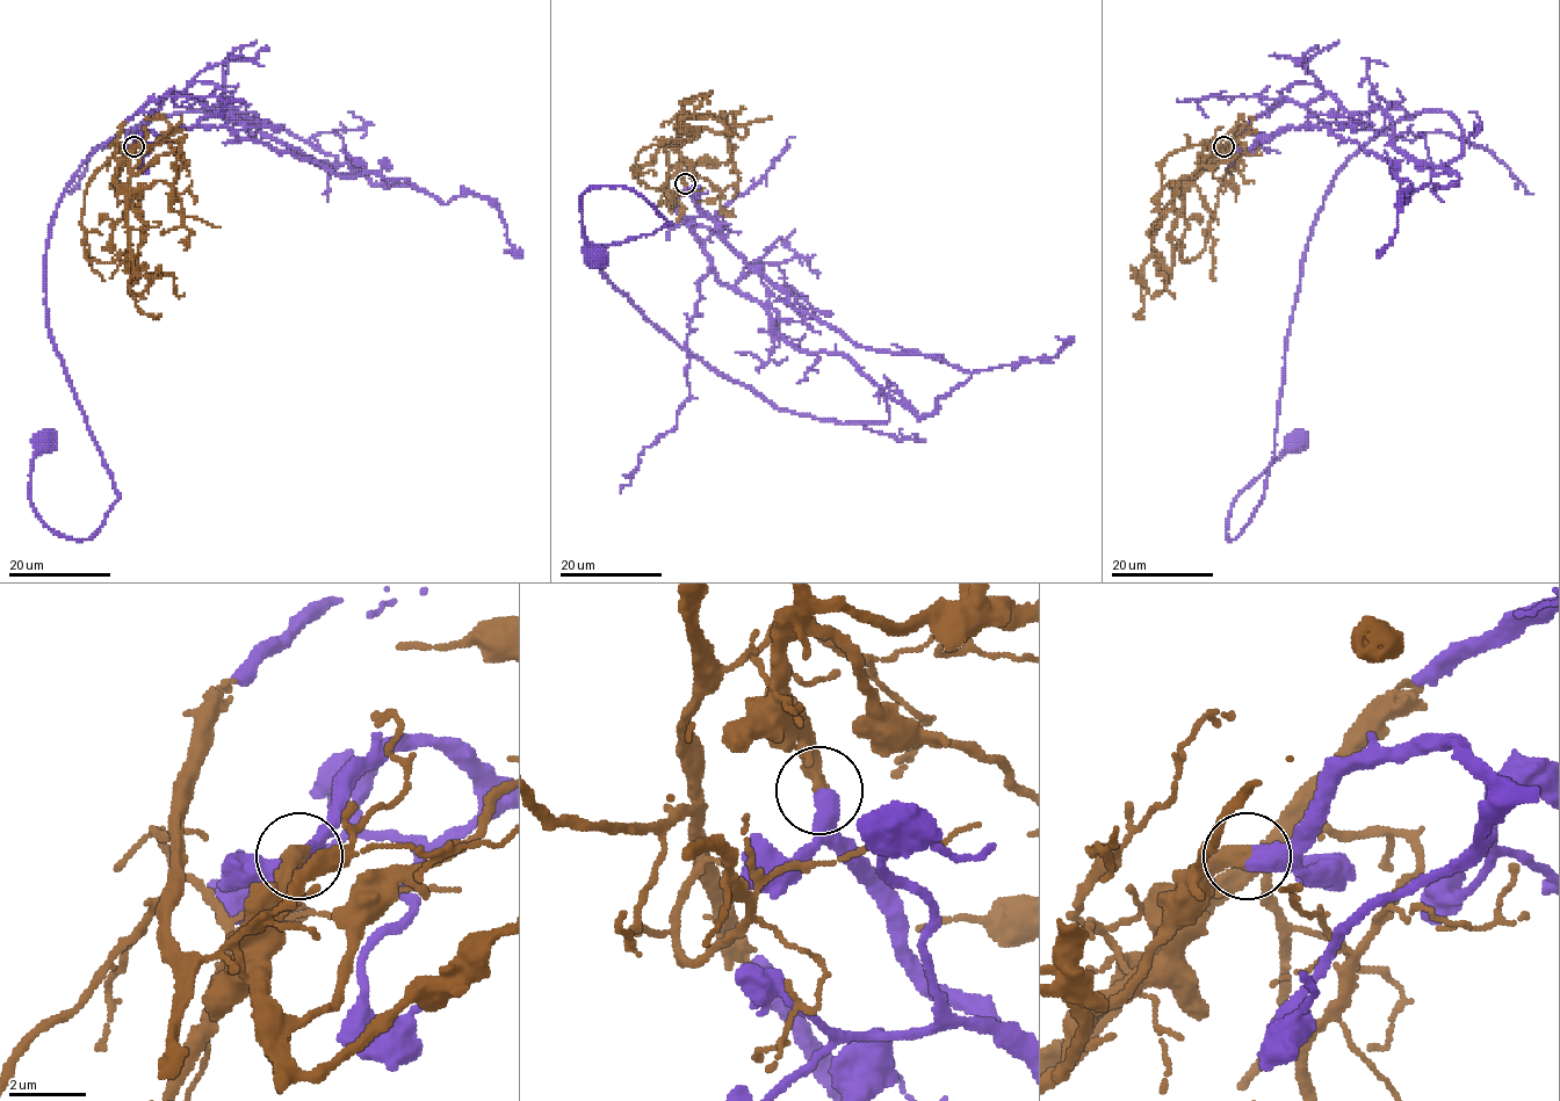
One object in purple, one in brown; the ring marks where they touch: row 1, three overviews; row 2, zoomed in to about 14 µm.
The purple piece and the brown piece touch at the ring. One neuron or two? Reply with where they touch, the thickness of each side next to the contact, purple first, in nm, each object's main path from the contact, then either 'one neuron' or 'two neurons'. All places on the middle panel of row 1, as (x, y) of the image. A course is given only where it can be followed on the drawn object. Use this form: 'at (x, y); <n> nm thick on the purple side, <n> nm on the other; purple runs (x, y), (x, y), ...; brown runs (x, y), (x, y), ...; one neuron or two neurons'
at (685, 183); 600 nm thick on the purple side, 440 nm on the other; purple runs (685, 185), (887, 420), (658, 330), (597, 266), (671, 222), (627, 187), (583, 194), (591, 256); brown runs (685, 183), (676, 167), (666, 174), (663, 189), (650, 189), (634, 173), (641, 150), (669, 142), (684, 144); one neuron

